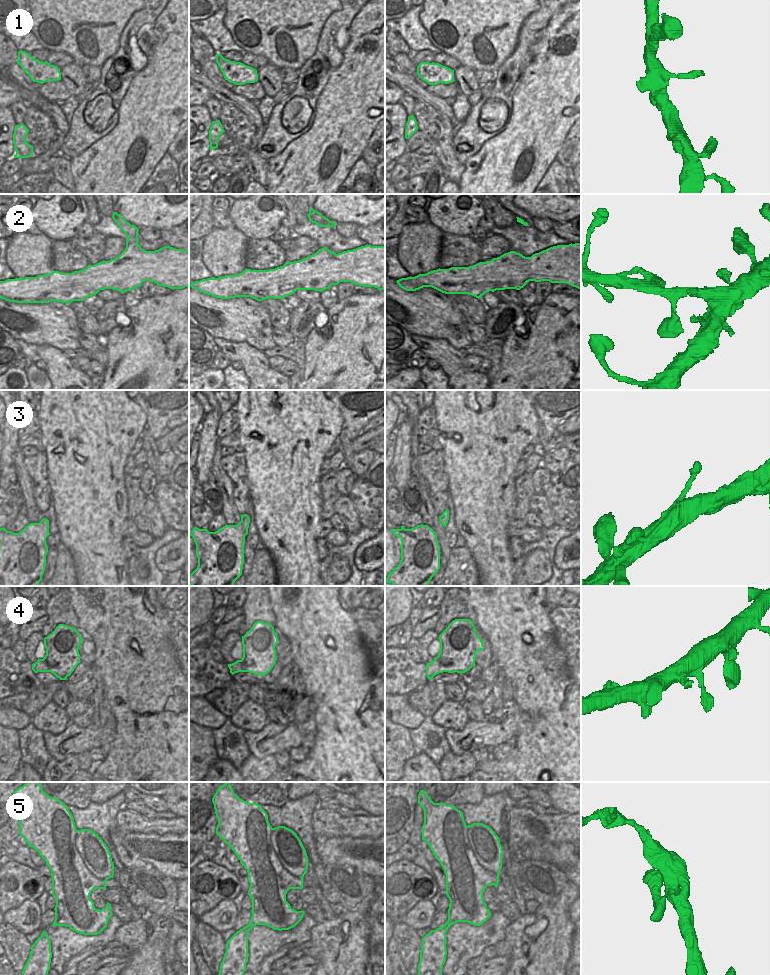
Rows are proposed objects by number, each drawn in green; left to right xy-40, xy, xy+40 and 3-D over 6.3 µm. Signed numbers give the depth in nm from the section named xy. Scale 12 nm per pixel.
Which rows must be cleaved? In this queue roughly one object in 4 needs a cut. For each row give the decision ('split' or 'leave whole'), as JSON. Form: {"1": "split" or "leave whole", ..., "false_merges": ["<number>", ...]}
{"1": "leave whole", "2": "leave whole", "3": "leave whole", "4": "leave whole", "5": "leave whole", "false_merges": []}

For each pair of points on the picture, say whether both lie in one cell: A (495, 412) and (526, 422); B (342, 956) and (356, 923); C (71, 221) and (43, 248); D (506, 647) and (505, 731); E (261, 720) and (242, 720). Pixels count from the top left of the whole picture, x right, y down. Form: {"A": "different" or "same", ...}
{"A": "same", "B": "same", "C": "different", "D": "different", "E": "same"}

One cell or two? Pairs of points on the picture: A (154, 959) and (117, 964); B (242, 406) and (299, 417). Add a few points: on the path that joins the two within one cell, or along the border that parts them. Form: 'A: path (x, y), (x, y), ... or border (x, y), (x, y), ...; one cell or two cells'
A: border (127, 957), (128, 964); two cells
B: path (249, 419), (282, 419); one cell

